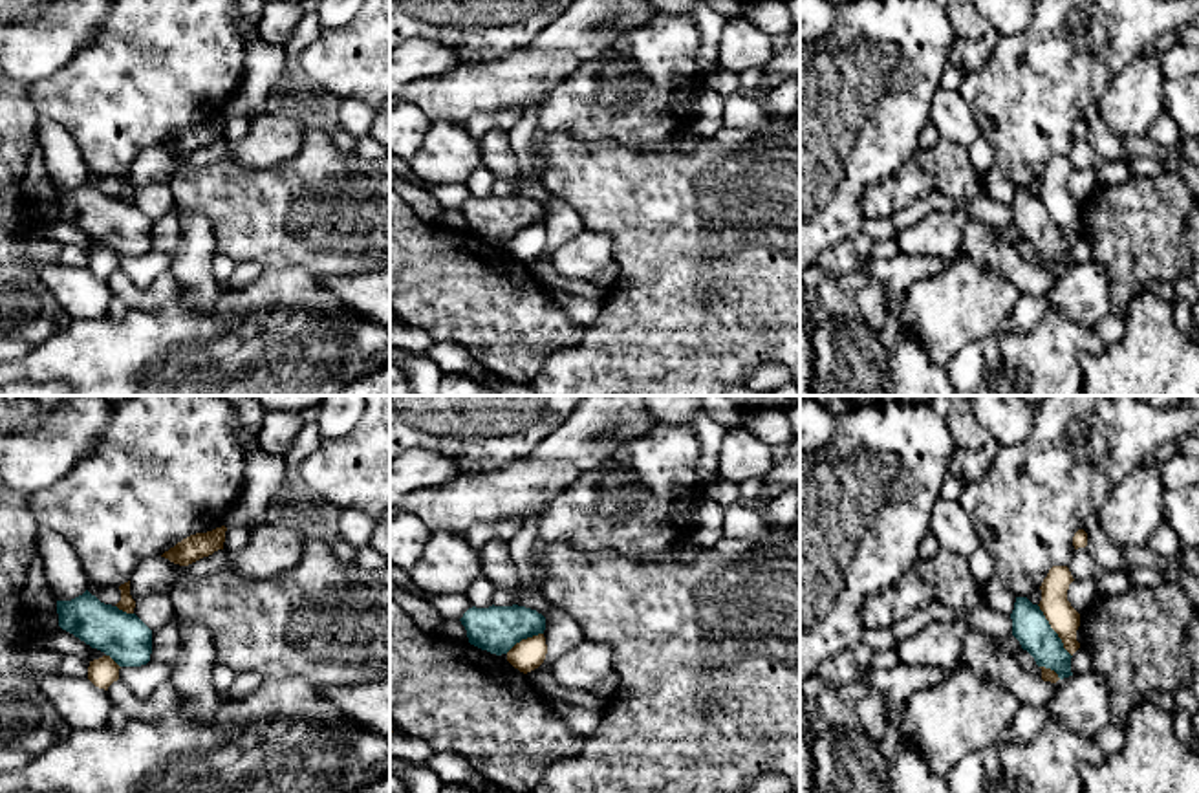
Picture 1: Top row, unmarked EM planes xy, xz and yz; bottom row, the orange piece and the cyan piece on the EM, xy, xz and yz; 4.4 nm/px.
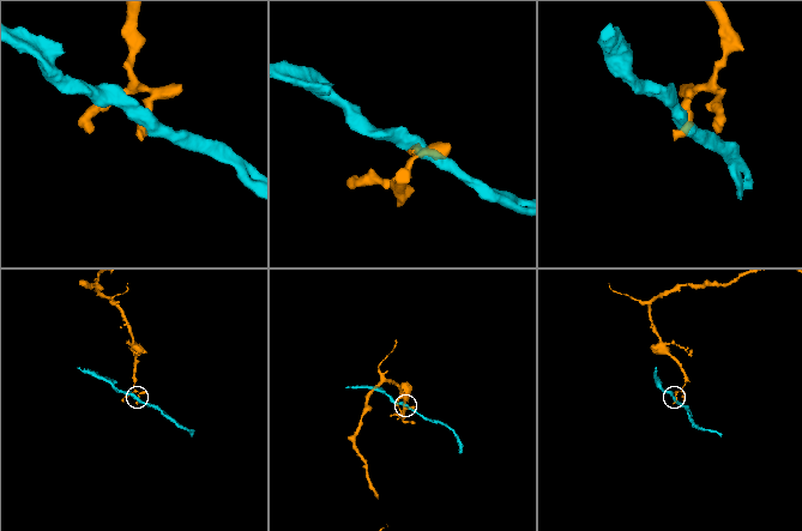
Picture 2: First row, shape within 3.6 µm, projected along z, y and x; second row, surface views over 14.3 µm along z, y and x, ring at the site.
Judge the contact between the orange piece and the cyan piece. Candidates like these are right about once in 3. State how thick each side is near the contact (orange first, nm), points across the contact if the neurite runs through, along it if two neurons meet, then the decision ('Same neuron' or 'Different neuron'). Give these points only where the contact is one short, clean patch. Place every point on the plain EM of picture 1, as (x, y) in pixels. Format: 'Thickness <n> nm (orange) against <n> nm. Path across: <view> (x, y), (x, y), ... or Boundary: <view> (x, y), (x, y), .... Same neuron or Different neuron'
Thickness 140 nm (orange) against 160 nm. Boundary: yz (1036, 195), (1071, 246). Different neuron

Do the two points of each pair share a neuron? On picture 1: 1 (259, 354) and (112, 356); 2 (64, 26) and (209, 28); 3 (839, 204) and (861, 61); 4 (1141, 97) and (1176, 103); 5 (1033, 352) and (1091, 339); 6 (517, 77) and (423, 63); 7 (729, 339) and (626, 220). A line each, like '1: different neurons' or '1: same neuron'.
1: same neuron
2: different neurons
3: same neuron
4: different neurons
5: same neuron
6: different neurons
7: same neuron

